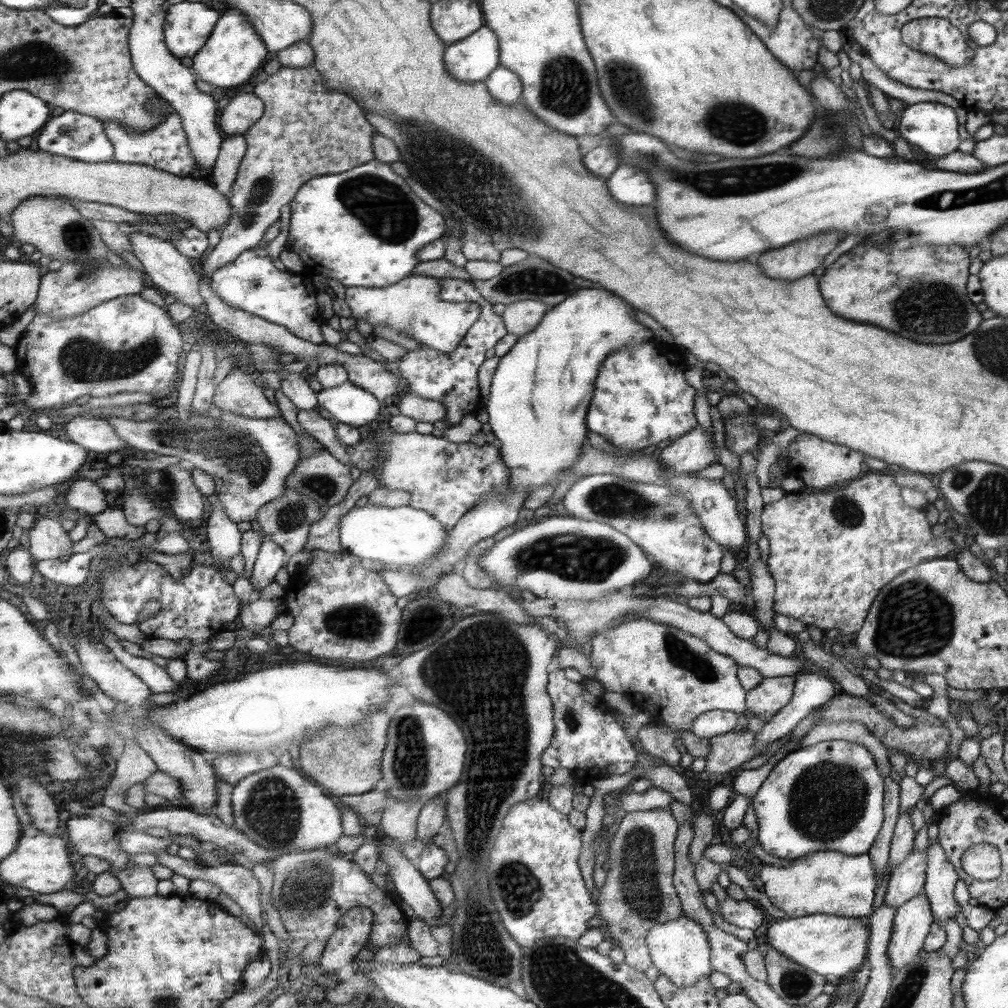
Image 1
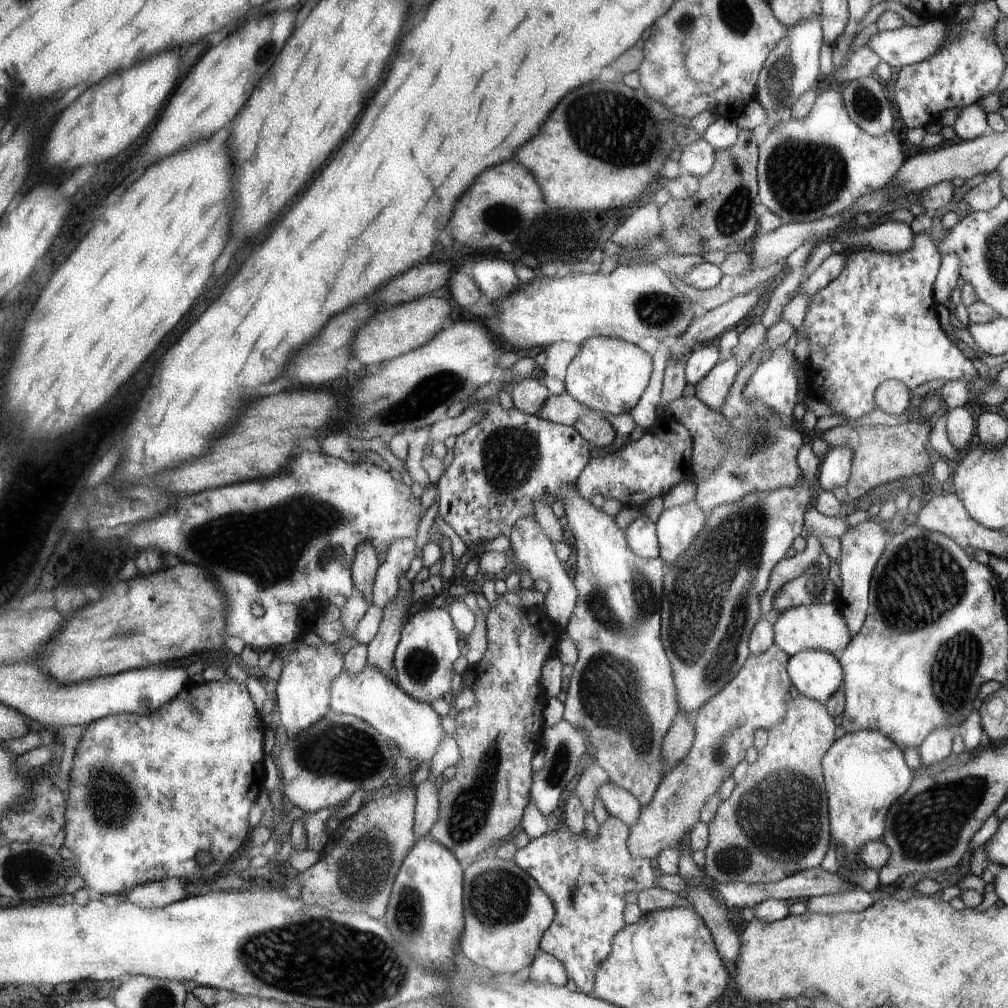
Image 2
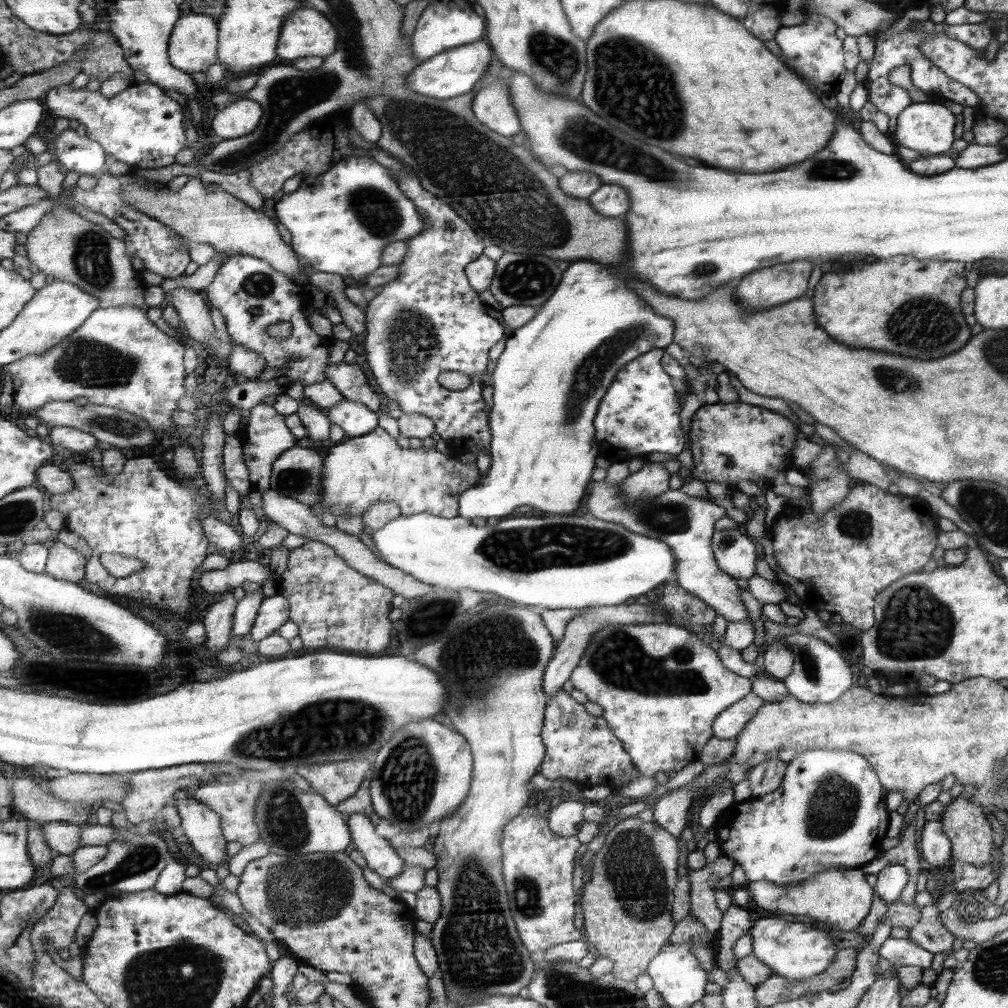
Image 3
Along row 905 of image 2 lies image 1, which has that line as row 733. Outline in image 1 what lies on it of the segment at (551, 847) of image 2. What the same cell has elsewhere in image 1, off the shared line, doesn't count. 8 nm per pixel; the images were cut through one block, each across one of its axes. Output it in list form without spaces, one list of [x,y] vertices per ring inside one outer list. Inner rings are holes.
[[[557,667],[550,673],[549,694],[556,733],[552,745],[541,755],[545,766],[553,769],[562,767],[578,774],[589,768],[598,768],[602,774],[626,774],[634,770],[638,754],[612,714],[608,714],[606,708],[598,710],[600,697],[592,696],[582,682],[576,684],[567,680],[564,670]]]

